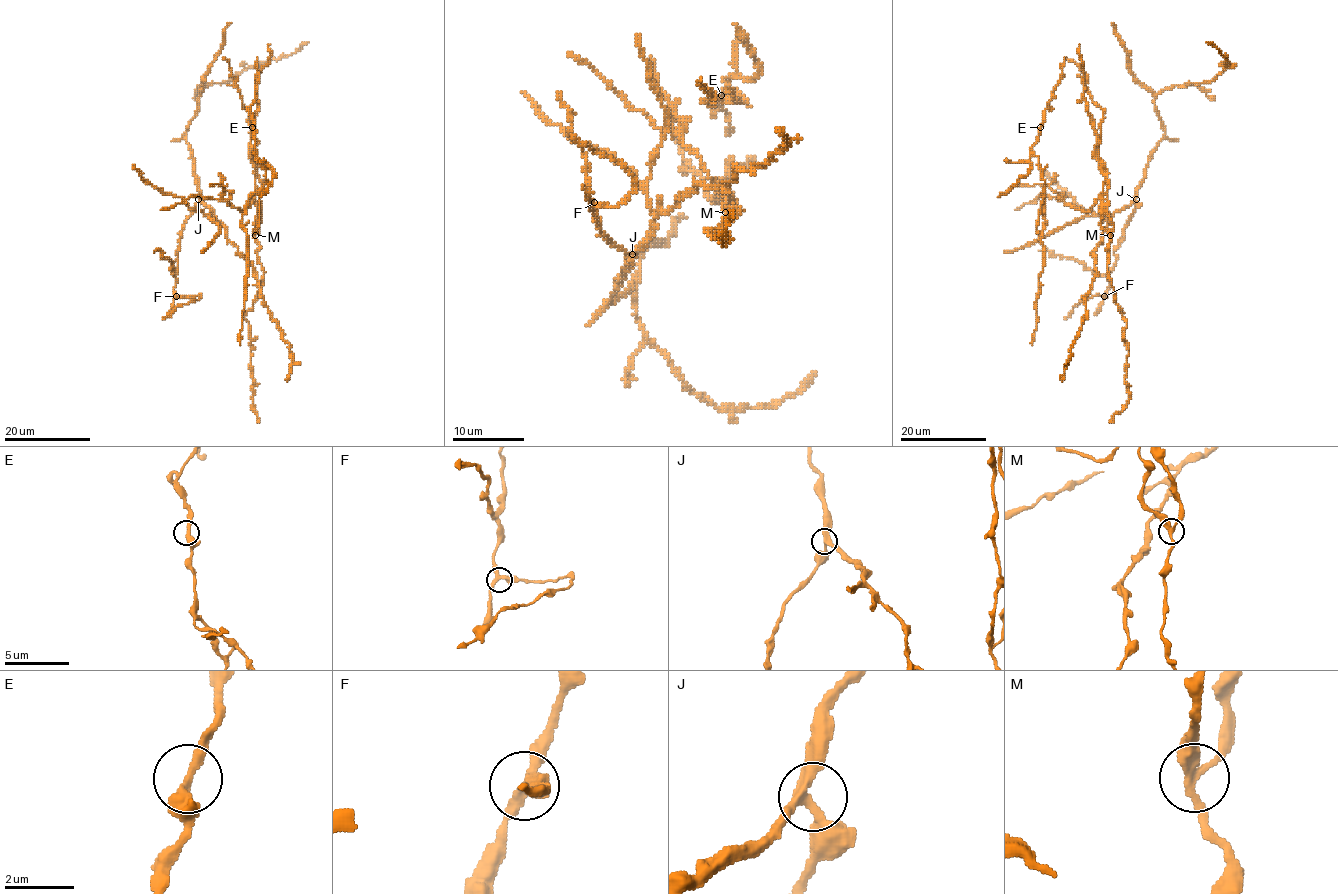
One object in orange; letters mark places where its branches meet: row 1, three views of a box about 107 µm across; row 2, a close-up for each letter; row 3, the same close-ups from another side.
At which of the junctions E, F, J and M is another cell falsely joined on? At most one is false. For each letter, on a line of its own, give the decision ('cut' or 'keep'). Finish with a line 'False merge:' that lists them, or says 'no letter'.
E: keep
F: keep
J: keep
M: cut
False merge: M

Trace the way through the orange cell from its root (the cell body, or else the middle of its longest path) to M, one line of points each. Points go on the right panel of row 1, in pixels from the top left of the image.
M: (1101, 218), (1100, 225), (1110, 235)

